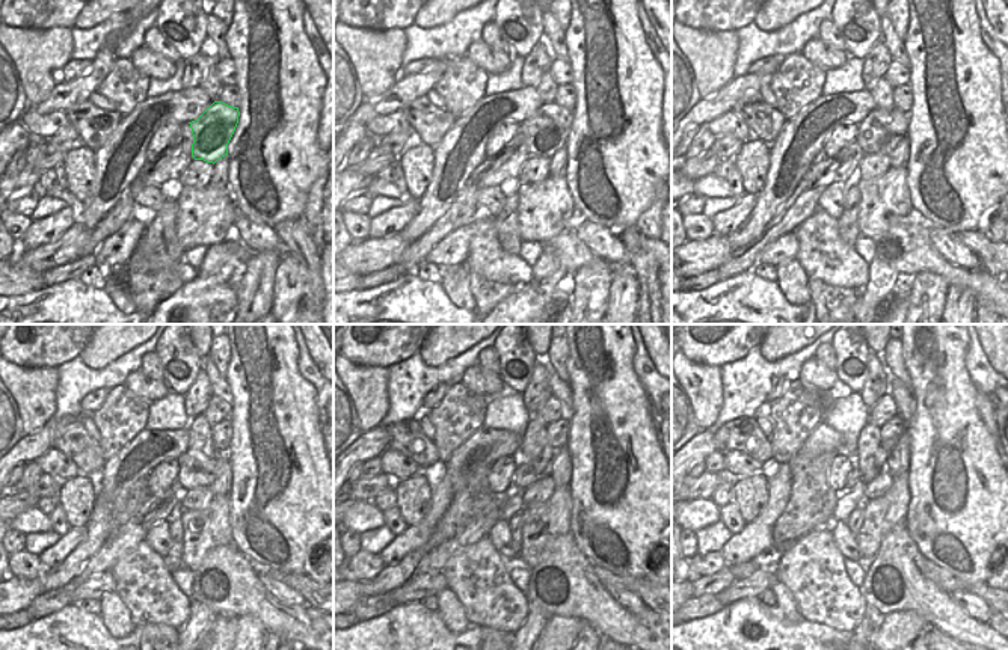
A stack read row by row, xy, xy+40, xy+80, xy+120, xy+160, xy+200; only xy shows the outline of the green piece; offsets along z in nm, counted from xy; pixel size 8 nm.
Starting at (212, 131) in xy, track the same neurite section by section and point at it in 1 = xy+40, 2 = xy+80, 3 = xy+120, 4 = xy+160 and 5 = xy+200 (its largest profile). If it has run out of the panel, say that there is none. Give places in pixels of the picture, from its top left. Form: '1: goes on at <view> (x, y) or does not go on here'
1: goes on at xy+40 (547, 131)
2: goes on at xy+80 (883, 128)
3: goes on at xy+120 (196, 469)
4: goes on at xy+160 (527, 472)
5: goes on at xy+200 (854, 475)

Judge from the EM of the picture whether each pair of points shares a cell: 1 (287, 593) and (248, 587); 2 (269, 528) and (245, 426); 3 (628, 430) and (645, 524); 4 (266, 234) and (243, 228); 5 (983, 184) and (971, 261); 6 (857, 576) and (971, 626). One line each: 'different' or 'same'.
1: different
2: same
3: same
4: same
5: different
6: different

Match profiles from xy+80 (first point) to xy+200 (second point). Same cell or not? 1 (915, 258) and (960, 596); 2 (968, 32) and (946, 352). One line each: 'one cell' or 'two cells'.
1: two cells
2: one cell

